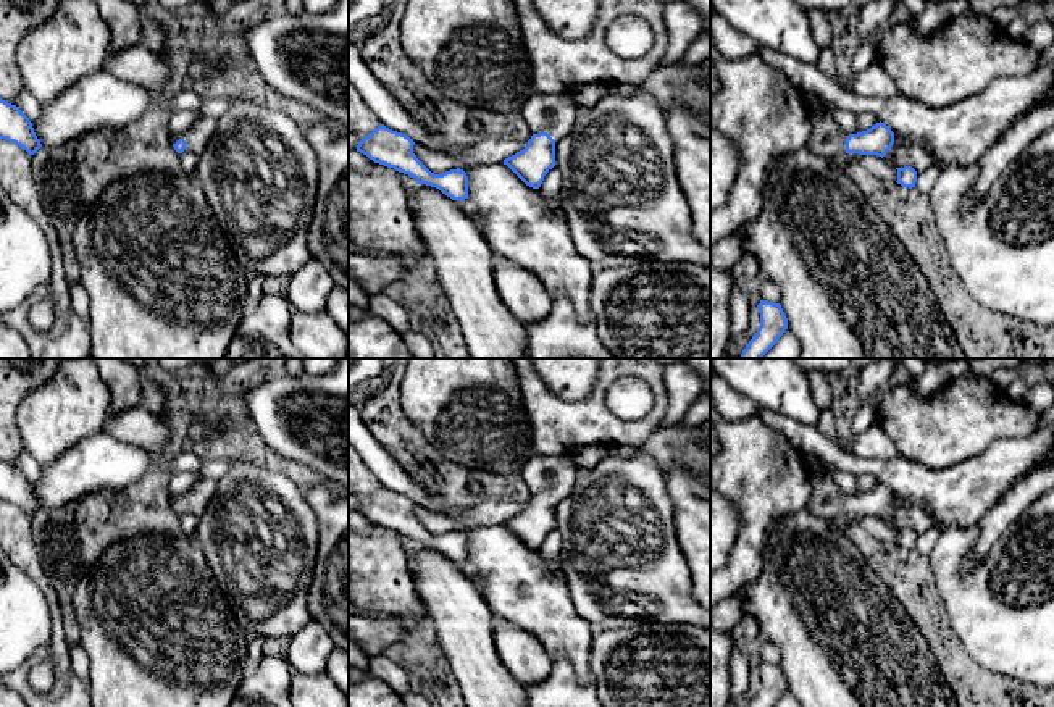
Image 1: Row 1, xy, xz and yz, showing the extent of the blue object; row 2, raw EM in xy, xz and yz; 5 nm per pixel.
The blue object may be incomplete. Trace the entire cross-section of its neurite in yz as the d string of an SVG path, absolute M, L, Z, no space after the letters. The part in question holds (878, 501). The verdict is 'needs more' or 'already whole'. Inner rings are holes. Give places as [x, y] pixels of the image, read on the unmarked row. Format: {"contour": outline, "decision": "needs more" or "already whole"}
{"contour": "M810 475L812 492L807 508L831 521L839 515L885 518L894 505L894 494L881 483L867 492L846 496L830 475Z", "decision": "needs more"}

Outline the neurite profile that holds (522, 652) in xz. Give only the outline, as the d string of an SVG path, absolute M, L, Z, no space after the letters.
M497 617L492 630L497 654L517 681L531 686L550 675L554 660L534 634Z

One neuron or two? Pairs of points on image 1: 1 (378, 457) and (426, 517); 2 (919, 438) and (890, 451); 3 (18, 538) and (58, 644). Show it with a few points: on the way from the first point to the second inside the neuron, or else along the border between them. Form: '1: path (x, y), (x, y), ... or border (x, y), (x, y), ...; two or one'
1: border (415, 504), (452, 518); two
2: border (877, 417), (882, 430), (899, 454); two
3: path (29, 564), (52, 596), (55, 619); one

